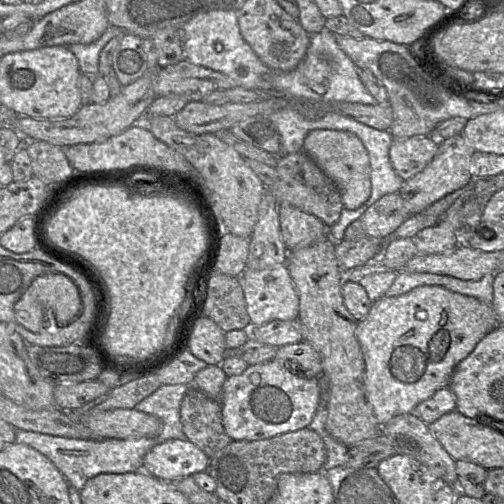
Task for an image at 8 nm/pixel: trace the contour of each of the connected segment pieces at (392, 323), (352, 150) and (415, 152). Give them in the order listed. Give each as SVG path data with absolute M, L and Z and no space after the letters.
M437 285L419 286L392 297L384 295L372 302L367 315L357 323L355 336L365 362L365 397L377 422L383 426L396 415L412 412L420 402L448 386L456 365L497 326L499 320L491 304Z
M314 129L306 135L302 151L336 183L345 209L355 210L369 199L371 195L369 156L363 143L354 133L333 129Z
M414 135L406 139L393 139L389 158L395 172L408 180L422 171L437 153L440 141L431 135Z

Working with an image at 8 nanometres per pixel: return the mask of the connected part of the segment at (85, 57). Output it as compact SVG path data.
M109 26L102 36L90 44L71 44L67 46L78 60L81 73L96 77L98 75L99 54L103 47L124 29L117 26Z

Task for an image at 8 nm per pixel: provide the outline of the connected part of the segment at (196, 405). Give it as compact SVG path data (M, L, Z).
M194 387L188 389L181 401L180 421L185 438L195 444L210 458L233 441L227 435L223 426L220 401L209 398Z

